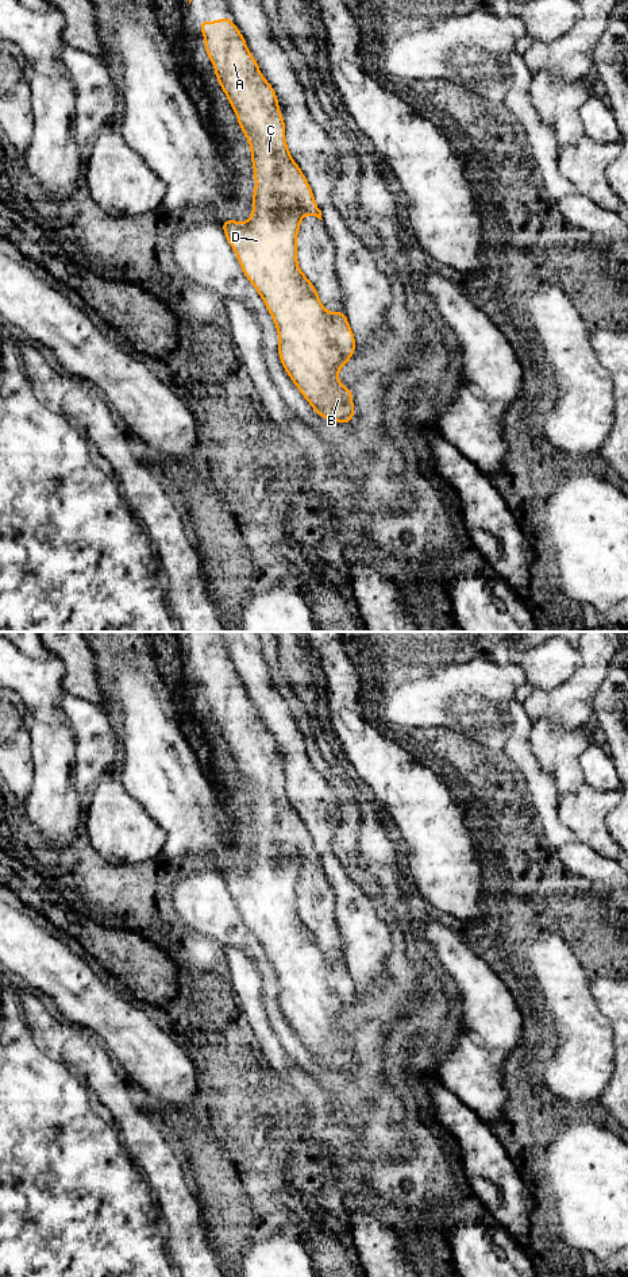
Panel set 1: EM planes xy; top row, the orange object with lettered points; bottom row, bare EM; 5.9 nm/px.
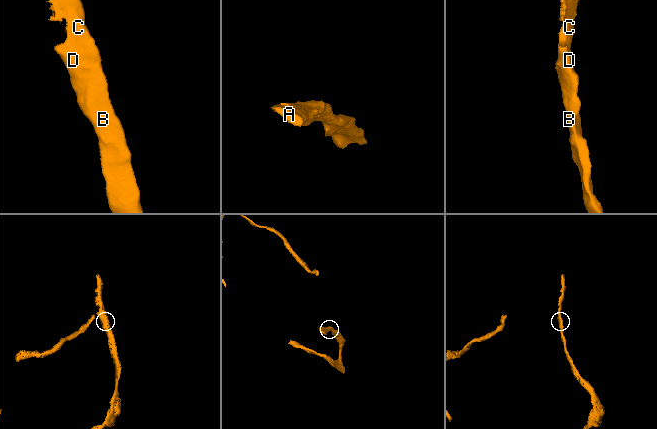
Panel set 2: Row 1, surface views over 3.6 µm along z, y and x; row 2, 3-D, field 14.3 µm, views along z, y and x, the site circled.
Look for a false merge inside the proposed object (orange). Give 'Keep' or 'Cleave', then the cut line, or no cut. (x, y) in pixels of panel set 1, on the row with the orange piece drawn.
Keep. No split

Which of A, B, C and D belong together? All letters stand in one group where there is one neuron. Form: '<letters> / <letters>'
A B C D

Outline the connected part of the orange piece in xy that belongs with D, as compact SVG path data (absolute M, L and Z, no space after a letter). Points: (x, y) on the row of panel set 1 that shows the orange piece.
M226 16L217 22L200 20L199 27L215 76L248 140L255 180L251 217L244 223L224 219L221 228L238 256L242 273L257 289L274 319L280 340L278 356L285 373L320 417L350 424L355 416L352 390L340 383L338 373L354 356L354 332L346 312L338 310L332 315L323 306L315 285L304 275L297 262L296 238L301 217L313 215L323 220L321 211L315 202L309 182L286 146L285 121L277 94L259 72L259 65L242 32Z

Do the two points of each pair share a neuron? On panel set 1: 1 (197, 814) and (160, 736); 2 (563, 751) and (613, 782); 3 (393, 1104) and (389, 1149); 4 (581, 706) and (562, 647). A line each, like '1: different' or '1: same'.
1: same
2: same
3: same
4: different

